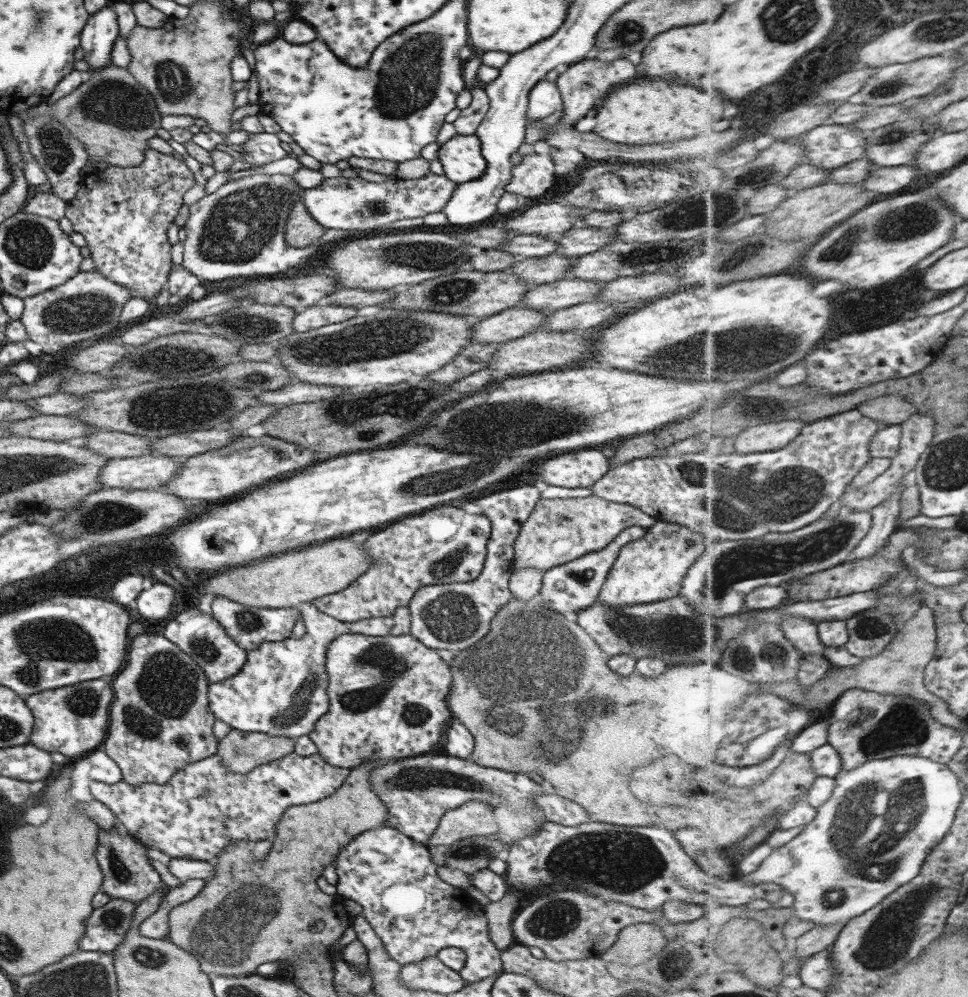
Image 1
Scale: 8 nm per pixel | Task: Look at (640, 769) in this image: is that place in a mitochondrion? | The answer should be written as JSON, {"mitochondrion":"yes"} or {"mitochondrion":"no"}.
{"mitochondrion":"no"}

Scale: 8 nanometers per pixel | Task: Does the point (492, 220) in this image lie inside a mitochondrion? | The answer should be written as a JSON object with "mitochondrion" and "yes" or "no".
{"mitochondrion":"no"}

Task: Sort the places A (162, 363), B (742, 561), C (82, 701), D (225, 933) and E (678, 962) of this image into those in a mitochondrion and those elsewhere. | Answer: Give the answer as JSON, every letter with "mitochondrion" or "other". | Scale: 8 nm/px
{"A":"mitochondrion","B":"mitochondrion","C":"mitochondrion","D":"mitochondrion","E":"mitochondrion"}

